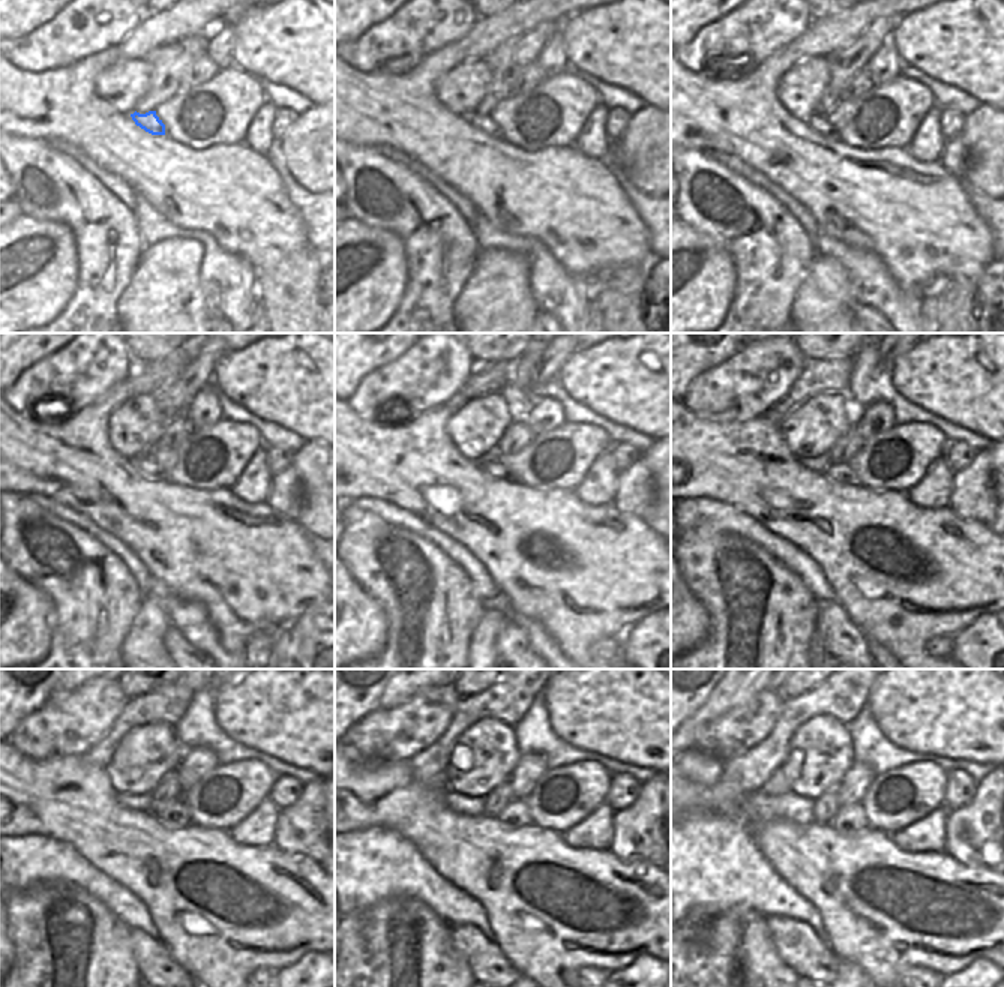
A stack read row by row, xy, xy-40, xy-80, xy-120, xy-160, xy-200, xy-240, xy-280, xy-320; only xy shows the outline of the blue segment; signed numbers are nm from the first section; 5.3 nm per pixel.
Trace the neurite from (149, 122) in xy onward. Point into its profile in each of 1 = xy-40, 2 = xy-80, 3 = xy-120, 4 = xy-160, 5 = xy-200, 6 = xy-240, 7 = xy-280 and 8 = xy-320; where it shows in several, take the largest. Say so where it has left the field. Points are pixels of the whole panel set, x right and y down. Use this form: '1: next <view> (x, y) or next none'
1: next xy-40 (483, 123)
2: next xy-80 (818, 123)
3: next xy-120 (146, 464)
4: next xy-160 (497, 471)
5: next xy-200 (844, 474)
6: next xy-240 (174, 815)
7: next xy-280 (515, 816)
8: next xy-320 (851, 819)

